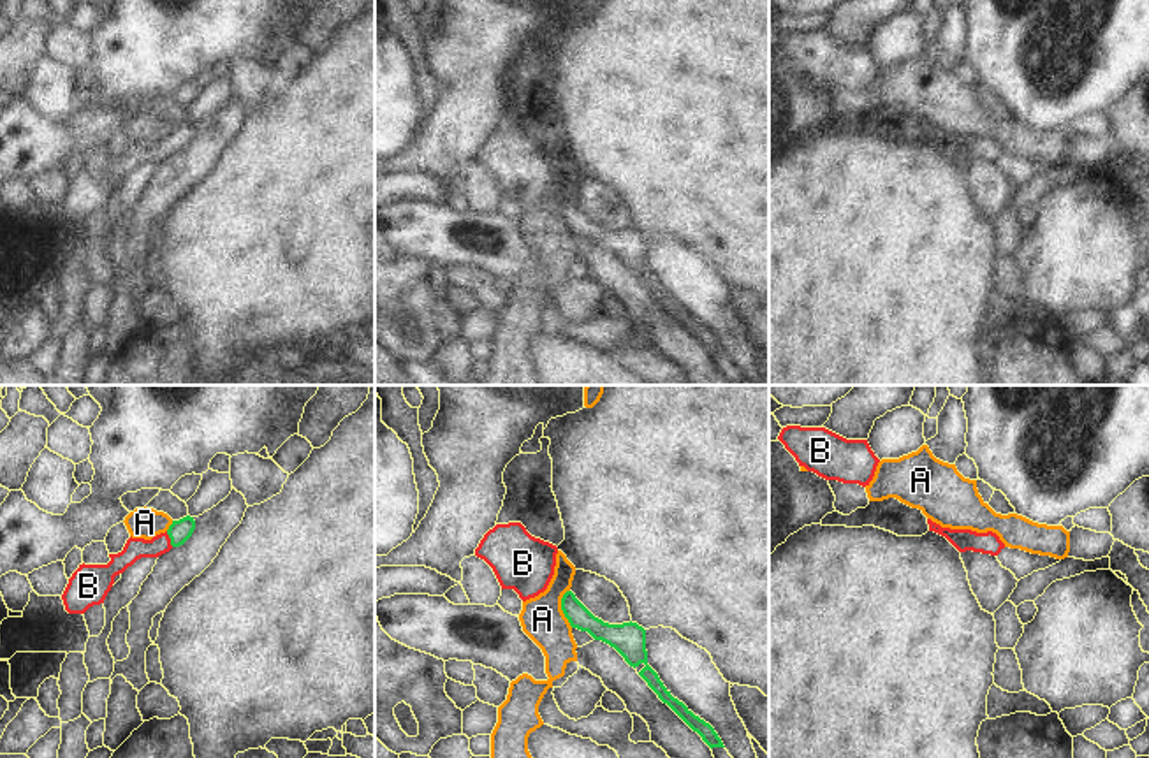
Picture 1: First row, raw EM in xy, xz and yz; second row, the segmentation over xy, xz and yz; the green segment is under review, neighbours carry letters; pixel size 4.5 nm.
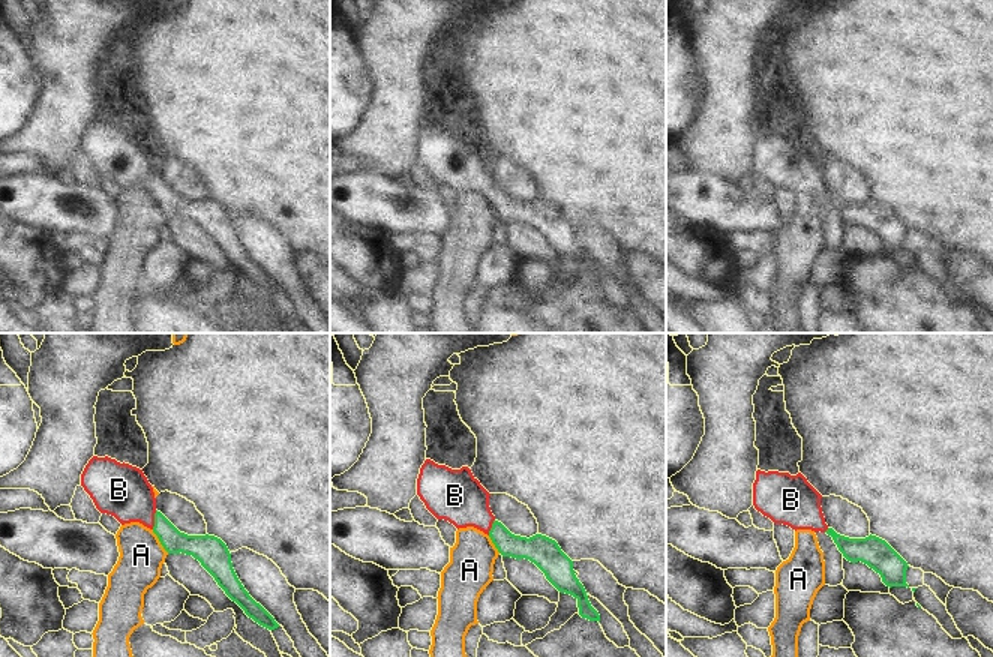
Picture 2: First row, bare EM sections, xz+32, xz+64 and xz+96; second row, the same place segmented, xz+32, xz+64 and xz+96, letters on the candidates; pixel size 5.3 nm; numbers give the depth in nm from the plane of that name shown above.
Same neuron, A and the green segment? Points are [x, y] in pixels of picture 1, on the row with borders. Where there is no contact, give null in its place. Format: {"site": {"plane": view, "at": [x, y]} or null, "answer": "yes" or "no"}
{"site": {"plane": "xz", "at": [562, 609]}, "answer": "no"}

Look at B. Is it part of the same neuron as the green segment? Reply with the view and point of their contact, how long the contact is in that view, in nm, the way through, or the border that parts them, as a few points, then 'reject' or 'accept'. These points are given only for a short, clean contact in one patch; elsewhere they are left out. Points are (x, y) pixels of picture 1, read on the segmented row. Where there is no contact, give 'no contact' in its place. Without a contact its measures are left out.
xy (169, 537) | 80 nm | across xy (180, 532), (169, 537), (155, 547), (134, 549) | accept

